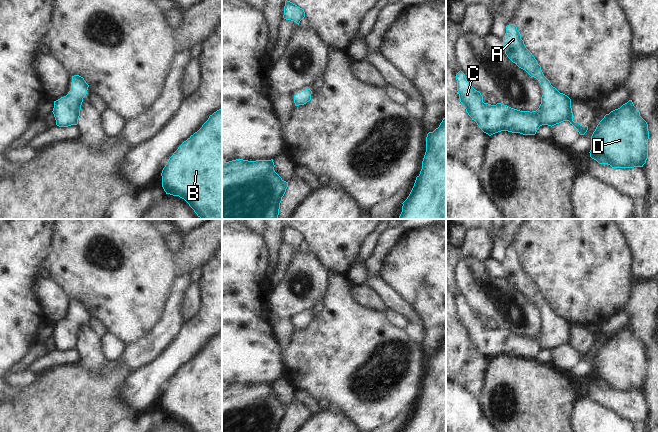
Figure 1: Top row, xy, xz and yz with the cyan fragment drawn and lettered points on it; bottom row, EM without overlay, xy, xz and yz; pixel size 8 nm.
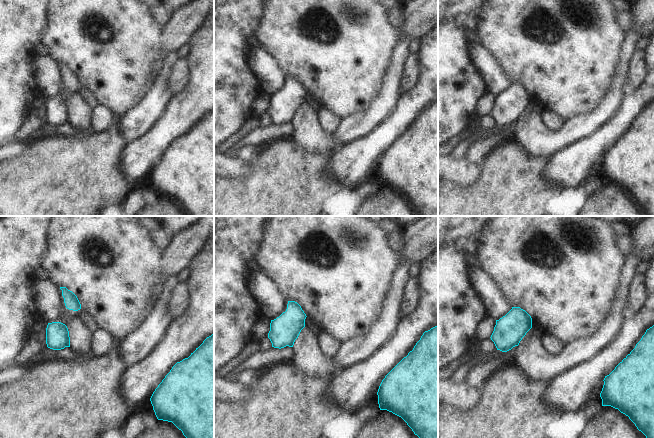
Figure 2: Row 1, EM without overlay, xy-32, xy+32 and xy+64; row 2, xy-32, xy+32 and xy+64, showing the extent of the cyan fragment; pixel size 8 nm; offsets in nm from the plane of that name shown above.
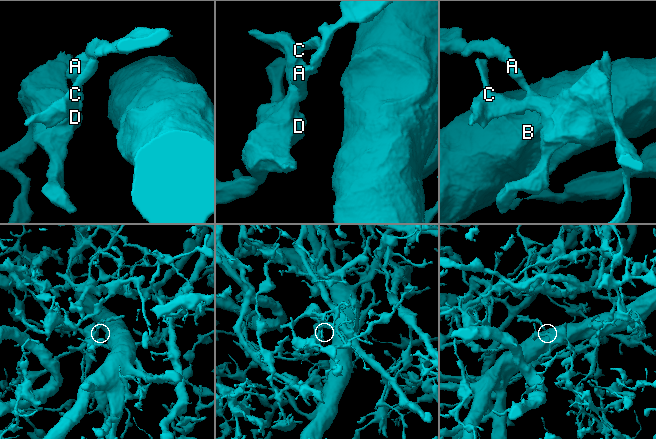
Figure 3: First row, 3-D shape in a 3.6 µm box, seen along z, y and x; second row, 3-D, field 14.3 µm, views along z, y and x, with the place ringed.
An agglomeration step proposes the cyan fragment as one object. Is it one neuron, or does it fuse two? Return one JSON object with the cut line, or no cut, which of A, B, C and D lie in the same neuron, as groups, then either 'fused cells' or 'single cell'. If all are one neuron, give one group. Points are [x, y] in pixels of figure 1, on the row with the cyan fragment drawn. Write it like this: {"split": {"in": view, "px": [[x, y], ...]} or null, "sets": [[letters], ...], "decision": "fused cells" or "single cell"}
{"split": null, "sets": [["A", "B", "C", "D"]], "decision": "single cell"}

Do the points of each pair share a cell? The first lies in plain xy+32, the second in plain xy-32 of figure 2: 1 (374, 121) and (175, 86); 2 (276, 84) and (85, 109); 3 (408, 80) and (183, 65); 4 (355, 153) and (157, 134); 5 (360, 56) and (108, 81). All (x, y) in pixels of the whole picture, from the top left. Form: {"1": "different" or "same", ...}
{"1": "different", "2": "same", "3": "same", "4": "same", "5": "same"}

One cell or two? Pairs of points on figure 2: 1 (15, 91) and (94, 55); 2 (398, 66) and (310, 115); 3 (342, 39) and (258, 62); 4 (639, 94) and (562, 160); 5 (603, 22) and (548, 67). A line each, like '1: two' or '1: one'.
1: two
2: one
3: two
4: one
5: one

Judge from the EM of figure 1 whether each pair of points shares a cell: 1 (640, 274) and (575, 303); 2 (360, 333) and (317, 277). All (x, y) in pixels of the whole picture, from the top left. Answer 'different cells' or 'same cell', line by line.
1: different cells
2: different cells

